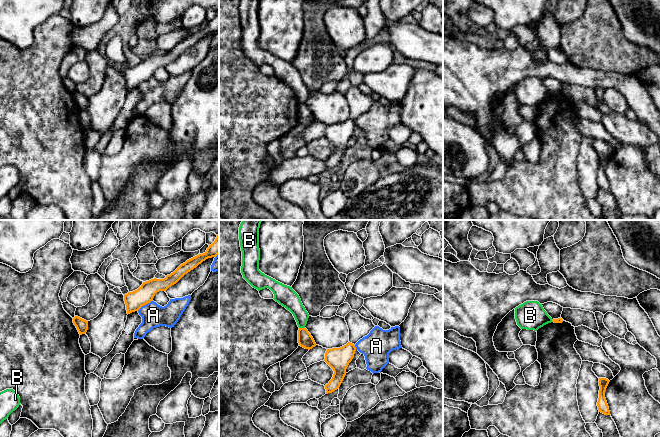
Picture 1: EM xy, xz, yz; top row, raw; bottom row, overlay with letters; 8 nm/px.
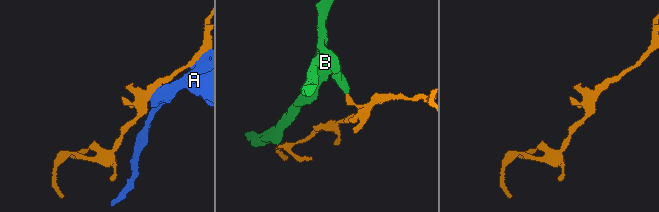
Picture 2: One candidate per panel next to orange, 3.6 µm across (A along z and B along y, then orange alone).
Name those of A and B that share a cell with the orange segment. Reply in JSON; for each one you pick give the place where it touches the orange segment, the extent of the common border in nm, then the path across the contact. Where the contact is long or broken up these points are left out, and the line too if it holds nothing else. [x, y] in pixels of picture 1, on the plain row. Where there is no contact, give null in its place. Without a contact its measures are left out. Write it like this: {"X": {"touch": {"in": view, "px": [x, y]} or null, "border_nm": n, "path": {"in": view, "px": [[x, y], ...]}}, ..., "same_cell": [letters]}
{"same_cell": []}

